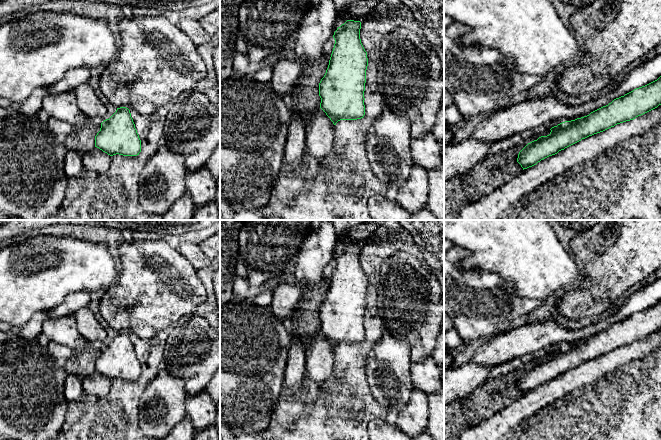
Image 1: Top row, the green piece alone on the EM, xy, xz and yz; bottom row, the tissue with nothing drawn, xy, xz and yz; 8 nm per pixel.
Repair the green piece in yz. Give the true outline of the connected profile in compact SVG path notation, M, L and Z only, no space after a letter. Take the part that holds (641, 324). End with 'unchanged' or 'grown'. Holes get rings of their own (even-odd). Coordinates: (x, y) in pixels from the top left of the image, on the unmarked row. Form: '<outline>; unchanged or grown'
M661 300L614 323L589 339L565 345L552 351L550 358L528 367L518 378L517 386L524 393L594 358L630 345L661 329Z; unchanged

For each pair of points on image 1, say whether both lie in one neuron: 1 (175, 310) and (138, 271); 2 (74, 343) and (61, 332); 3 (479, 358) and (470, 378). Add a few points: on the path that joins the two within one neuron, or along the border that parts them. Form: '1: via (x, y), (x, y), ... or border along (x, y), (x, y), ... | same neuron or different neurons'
1: via (165, 300), (154, 292), (154, 287), (148, 281) | same neuron
2: via (71, 340), (64, 333) | same neuron
3: border along (471, 361), (477, 364), (493, 366) | different neurons

